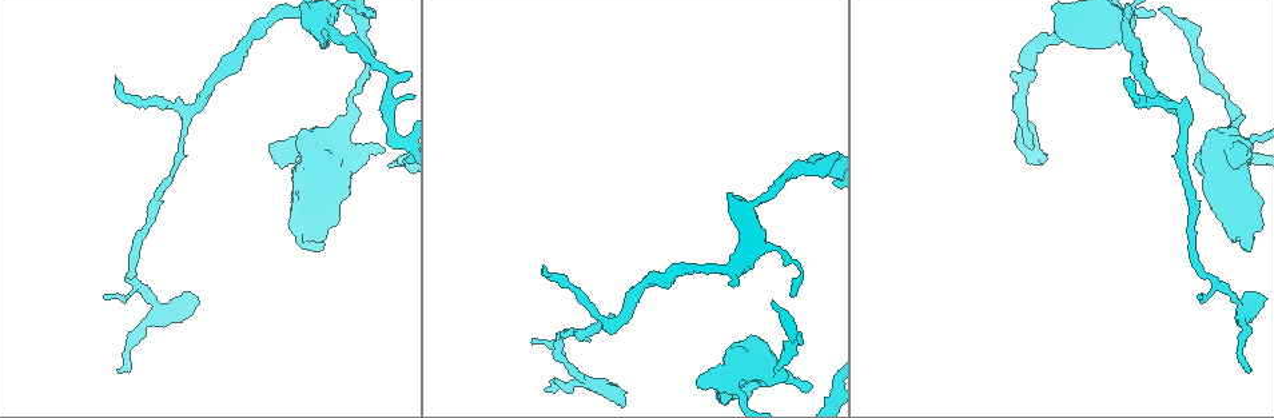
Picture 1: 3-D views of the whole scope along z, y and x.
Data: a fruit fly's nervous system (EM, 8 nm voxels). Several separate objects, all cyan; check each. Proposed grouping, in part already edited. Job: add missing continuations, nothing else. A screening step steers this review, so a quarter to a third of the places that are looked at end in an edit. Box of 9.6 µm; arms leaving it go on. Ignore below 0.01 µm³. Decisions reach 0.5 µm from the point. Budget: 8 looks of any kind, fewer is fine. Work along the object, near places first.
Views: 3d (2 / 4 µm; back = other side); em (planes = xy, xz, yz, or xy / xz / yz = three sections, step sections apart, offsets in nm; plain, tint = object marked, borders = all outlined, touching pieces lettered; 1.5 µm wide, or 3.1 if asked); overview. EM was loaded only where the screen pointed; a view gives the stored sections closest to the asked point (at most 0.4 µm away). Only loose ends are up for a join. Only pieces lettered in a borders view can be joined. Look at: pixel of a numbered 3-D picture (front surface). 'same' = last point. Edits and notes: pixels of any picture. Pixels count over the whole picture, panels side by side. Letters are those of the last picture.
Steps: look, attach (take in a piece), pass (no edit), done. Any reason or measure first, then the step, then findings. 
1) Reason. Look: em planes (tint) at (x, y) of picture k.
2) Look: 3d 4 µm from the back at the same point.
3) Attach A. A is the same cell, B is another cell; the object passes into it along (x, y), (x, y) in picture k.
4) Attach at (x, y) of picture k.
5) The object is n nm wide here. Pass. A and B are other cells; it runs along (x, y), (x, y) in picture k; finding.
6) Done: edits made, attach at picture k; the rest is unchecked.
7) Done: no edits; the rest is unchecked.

Look: em planes (borders) at (119, 371) of picture 1.

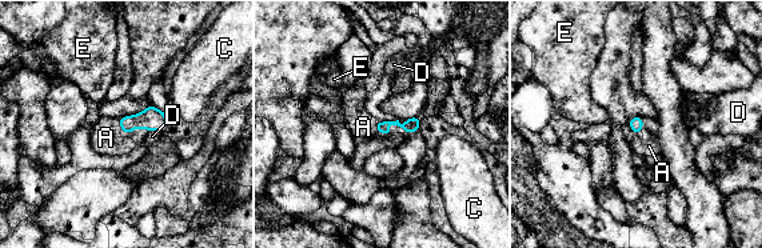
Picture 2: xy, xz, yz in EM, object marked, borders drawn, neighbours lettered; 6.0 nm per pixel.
The longest contact is with D, 180 nm. Attach A. A is the same cell, C, D and E are other cells; the neuron continues.

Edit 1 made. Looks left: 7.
Redraw. Look: overview.

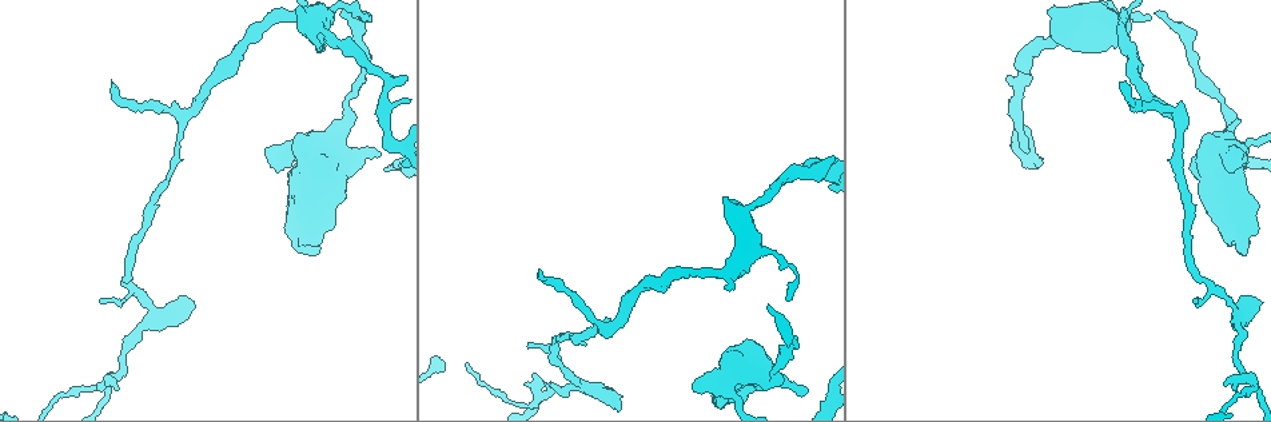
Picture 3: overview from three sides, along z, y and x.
An open end. Look: em planes (borders) at (1246, 251) of picture 3.

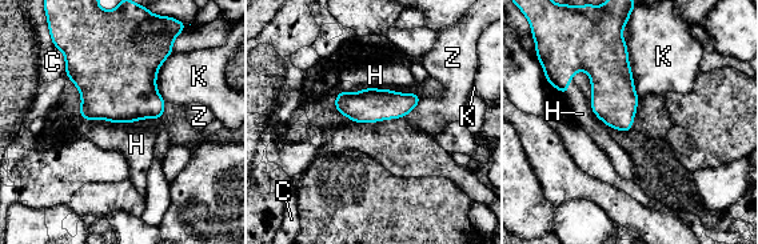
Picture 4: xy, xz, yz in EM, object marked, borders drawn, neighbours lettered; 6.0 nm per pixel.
The longest contact is with K, 340 nm. Attach H. H is the same cell, C, K and Z are other cells; the object passes into it along (370, 106), (378, 90), (375, 75) in picture 4; it goes on there.

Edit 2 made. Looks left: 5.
Look: overview.

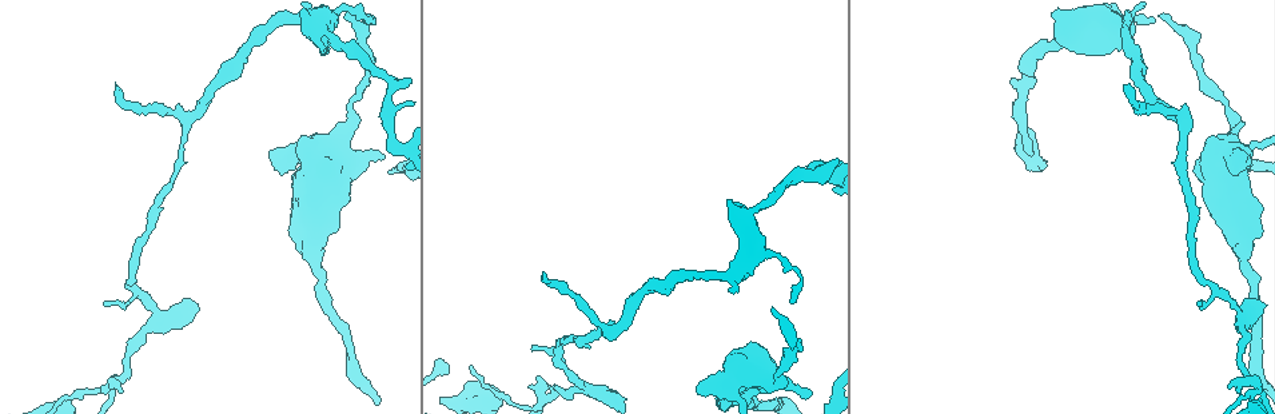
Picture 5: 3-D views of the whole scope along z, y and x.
Thick end. Look: em xz step 4 (tint) at (1082, 53) of picture 5.

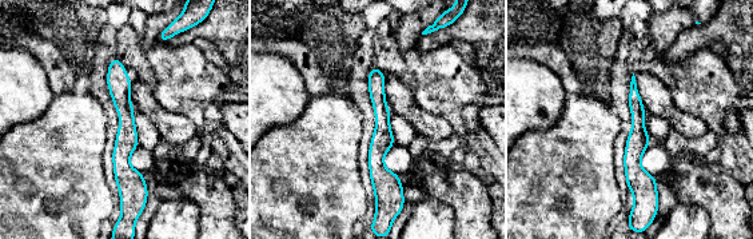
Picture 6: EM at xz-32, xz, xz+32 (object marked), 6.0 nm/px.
Look: em planes (borders) at the same point.

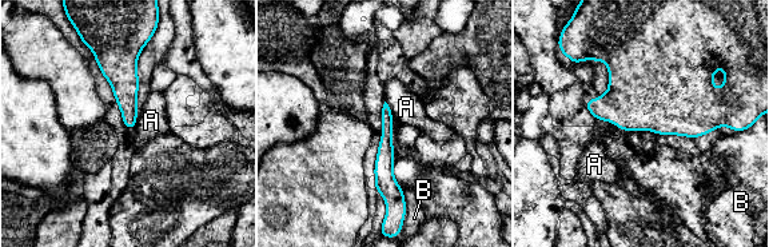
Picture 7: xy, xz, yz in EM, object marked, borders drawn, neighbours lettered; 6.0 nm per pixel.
Pass. A and B are other cells; it runs along (386, 110), (385, 183), (390, 207) in picture 7; no lettered piece goes on from it.

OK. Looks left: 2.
Done: edits made, attach at picture 2, attach at picture 4; the rest is unchecked.

